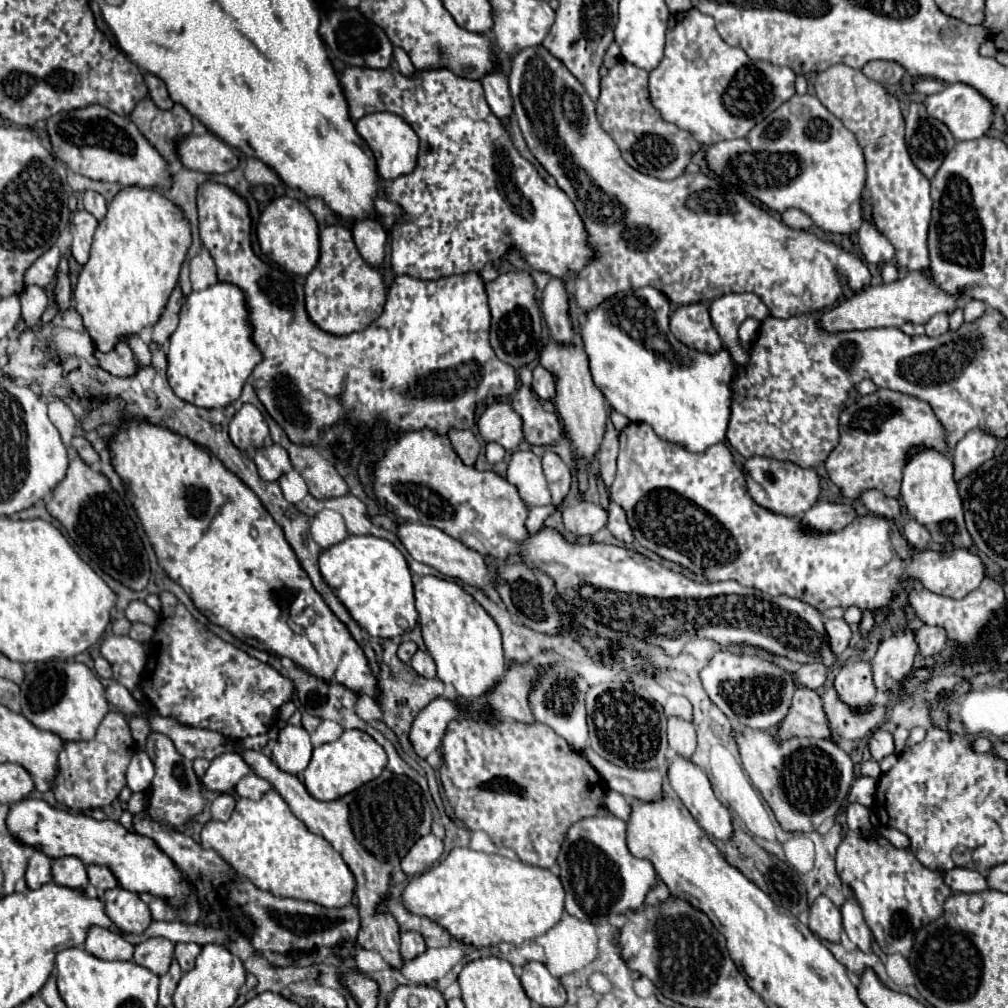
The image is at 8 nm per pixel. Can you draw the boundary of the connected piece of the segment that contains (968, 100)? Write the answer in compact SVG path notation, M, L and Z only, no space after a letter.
M964 83L946 85L944 91L928 95L922 103L924 103L928 115L932 115L934 119L940 119L952 131L956 141L972 141L972 139L982 137L994 121L992 103L988 99L984 99L976 89L972 89L970 85L964 85Z

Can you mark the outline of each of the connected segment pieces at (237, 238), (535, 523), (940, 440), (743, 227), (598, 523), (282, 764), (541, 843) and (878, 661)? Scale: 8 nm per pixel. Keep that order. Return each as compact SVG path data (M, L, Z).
M206 181L198 189L198 217L200 241L212 259L216 259L218 279L236 283L246 293L254 343L264 355L264 361L252 373L252 385L268 415L284 429L292 443L322 449L334 445L338 459L346 463L354 445L342 441L340 423L360 425L362 421L358 415L374 415L374 419L384 421L394 437L420 429L432 429L436 435L446 435L452 429L472 429L478 405L488 405L516 391L516 371L502 363L488 343L490 311L480 273L470 271L436 281L398 275L390 283L382 315L364 331L338 337L312 323L304 307L304 289L300 283L288 277L286 271L276 269L254 255L250 245L250 213L240 195L226 185Z
M548 505L548 507L532 507L530 513L528 513L528 521L526 521L528 533L536 533L542 527L544 519L554 513L554 509L556 509L554 505Z
M878 389L866 397L866 411L860 411L860 423L852 417L850 433L840 433L840 443L828 455L826 471L850 501L860 499L862 493L870 489L878 489L888 497L898 497L906 459L910 457L910 451L920 447L936 449L940 453L950 451L946 431L936 419L932 407L912 395Z
M528 47L516 53L508 83L514 101L514 115L530 153L572 199L584 219L590 235L588 241L598 249L598 257L576 277L576 301L582 311L598 307L604 299L622 289L650 285L662 291L674 305L712 301L726 293L754 293L762 299L772 317L788 319L800 313L834 307L842 297L842 279L848 281L852 291L862 291L870 285L870 271L858 255L844 251L837 244L824 241L807 230L784 225L742 193L718 189L716 181L704 173L684 173L676 179L662 181L632 169L622 159L614 139L600 127L594 101L584 93L582 83L560 59L552 57L548 49Z
M580 501L574 507L566 507L562 511L562 519L564 519L566 531L570 531L578 537L586 537L586 535L598 533L606 525L608 513L606 513L606 509L602 509L594 503Z
M286 725L278 735L276 747L272 749L272 759L276 761L276 765L292 775L308 767L310 755L312 755L310 735L306 733L304 727L296 725Z
M454 719L448 723L442 745L440 781L444 795L452 805L456 817L470 831L484 831L496 847L510 847L518 853L520 861L536 867L552 867L556 863L560 845L572 823L592 817L606 815L602 783L588 761L570 745L556 735L548 725L542 723L518 723L500 721L486 725L474 719Z
M904 629L894 637L882 641L872 661L876 691L890 693L912 671L916 653L918 653L918 645L912 629Z

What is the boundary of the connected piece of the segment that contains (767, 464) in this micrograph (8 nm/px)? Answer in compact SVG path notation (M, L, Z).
M750 457L744 469L760 485L760 489L752 491L754 501L772 513L780 513L786 517L800 517L820 497L820 477L816 469L802 469L796 463L784 463L784 461L768 459L768 457Z

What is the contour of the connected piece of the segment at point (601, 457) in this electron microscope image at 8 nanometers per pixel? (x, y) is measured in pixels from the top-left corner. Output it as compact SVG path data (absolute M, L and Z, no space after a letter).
M608 423L600 453L598 453L598 461L600 461L600 475L604 479L604 485L610 487L616 475L616 457L618 457L618 431L612 427L612 423Z

